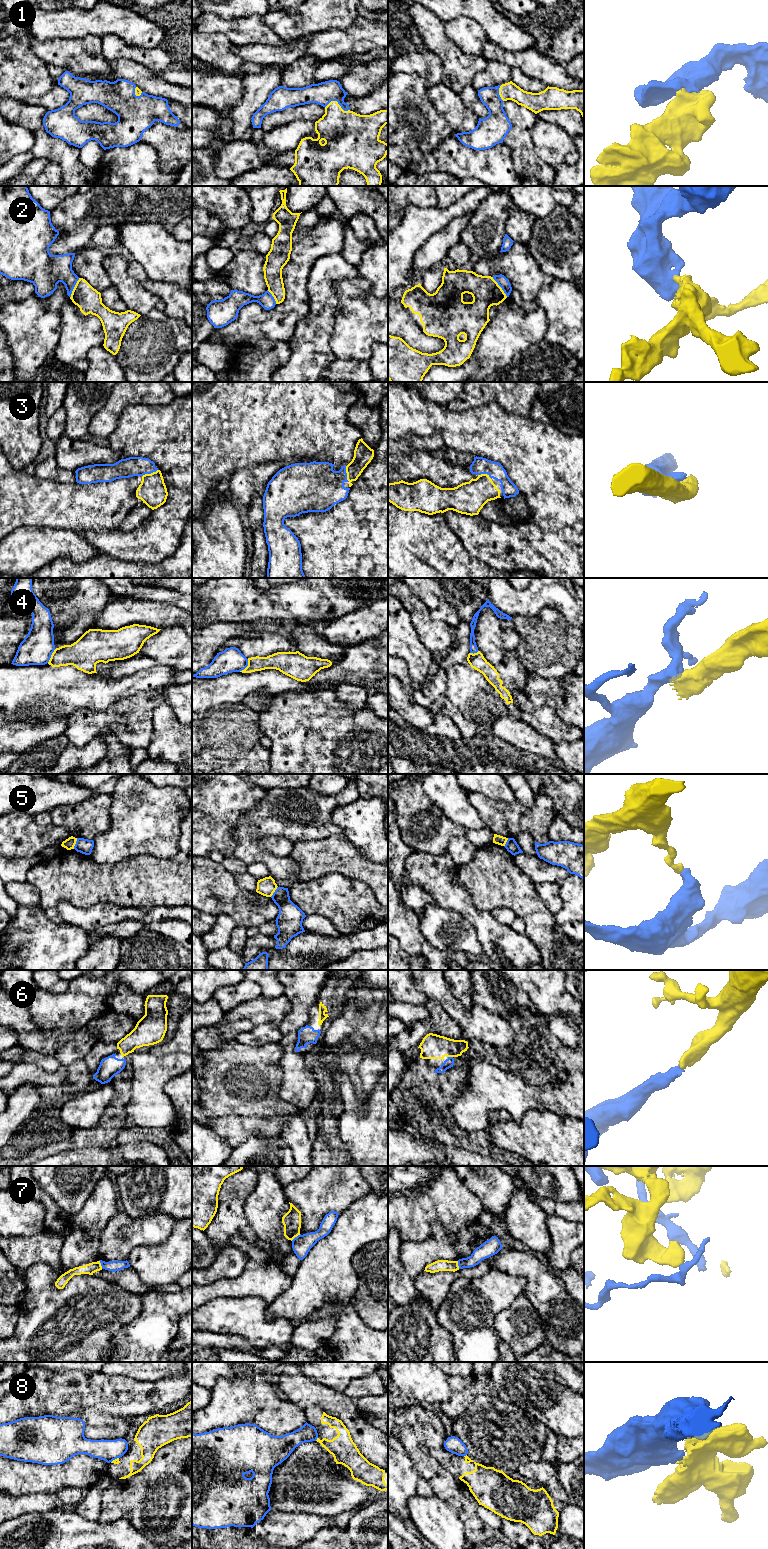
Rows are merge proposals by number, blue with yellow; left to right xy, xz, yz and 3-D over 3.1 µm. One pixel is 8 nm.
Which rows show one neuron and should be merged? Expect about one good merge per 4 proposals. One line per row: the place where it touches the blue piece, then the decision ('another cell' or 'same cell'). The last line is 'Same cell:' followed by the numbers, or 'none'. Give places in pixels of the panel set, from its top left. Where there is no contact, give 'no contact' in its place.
1: meets blue in xz at (338, 103); same cell
2: meets blue in yz at (500, 286); another cell
3: meets blue in xy at (149, 473); same cell
4: meets blue in xz at (246, 666); another cell
5: meets blue in xy at (76, 843); another cell
6: meets blue in yz at (450, 1057); same cell
7: meets blue in xz at (295, 1237); another cell
8: meets blue in xz at (316, 1439); another cell
Same cell: 1, 3, 6

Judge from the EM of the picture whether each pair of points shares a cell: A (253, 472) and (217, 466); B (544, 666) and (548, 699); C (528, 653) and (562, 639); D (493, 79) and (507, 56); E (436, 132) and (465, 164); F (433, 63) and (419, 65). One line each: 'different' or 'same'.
A: different
B: different
C: same
D: different
E: different
F: same

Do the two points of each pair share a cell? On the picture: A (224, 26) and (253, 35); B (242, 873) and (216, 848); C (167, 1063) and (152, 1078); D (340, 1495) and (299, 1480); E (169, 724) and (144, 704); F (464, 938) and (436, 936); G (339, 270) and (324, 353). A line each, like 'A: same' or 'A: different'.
A: same
B: same
C: same
D: same
E: different
F: same
G: same

